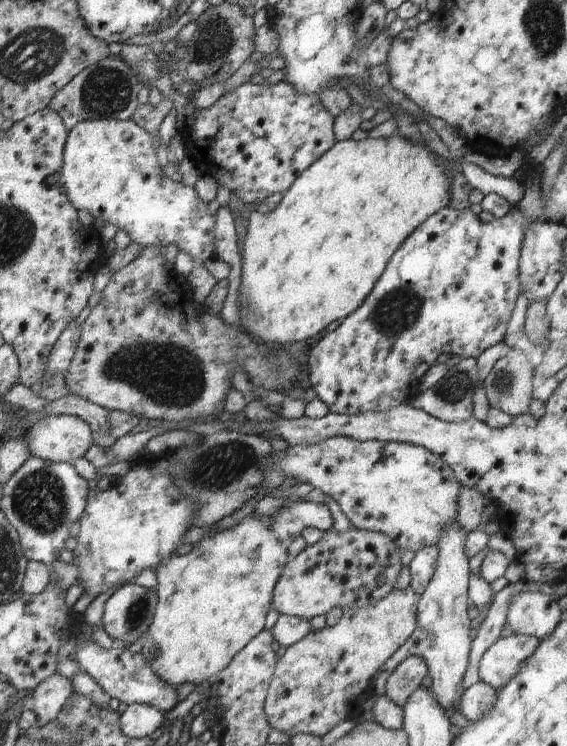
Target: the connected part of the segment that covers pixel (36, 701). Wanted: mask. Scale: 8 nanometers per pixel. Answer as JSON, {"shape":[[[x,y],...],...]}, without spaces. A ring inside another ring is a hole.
{"shape":[[[56,672],[43,680],[30,692],[33,698],[32,711],[36,713],[36,726],[46,726],[48,722],[61,716],[67,702],[74,694],[71,680]]]}

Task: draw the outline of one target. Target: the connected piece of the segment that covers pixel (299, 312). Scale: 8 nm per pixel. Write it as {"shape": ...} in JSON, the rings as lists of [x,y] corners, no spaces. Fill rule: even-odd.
{"shape":[[[392,135],[388,138],[367,137],[363,140],[349,139],[338,141],[330,150],[316,159],[300,176],[294,184],[283,194],[280,204],[271,213],[262,214],[257,210],[249,212],[245,222],[247,229],[243,232],[246,240],[243,246],[242,276],[239,288],[239,308],[241,313],[241,328],[248,328],[249,334],[262,338],[265,342],[298,342],[308,340],[324,330],[338,318],[346,318],[353,313],[370,294],[372,288],[388,264],[390,257],[400,248],[400,245],[420,226],[427,218],[439,210],[448,207],[451,200],[452,183],[448,181],[444,167],[437,161],[434,153],[428,146],[411,141],[402,135]]]}

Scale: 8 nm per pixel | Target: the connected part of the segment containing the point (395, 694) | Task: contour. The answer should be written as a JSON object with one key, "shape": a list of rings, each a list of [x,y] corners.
{"shape":[[[408,657],[387,678],[384,695],[403,708],[406,701],[420,688],[427,674],[428,669],[422,658]]]}

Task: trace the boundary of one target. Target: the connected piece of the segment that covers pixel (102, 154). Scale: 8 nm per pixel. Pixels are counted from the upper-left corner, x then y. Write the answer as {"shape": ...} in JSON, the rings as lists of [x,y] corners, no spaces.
{"shape":[[[132,118],[126,119],[125,121],[108,119],[83,120],[76,126],[73,126],[72,130],[69,130],[63,150],[62,168],[59,172],[61,184],[64,186],[64,191],[70,199],[70,202],[77,208],[77,210],[86,210],[86,212],[92,214],[93,218],[102,218],[102,220],[106,220],[106,222],[116,224],[119,229],[128,232],[128,236],[131,236],[132,242],[138,243],[144,248],[158,247],[160,249],[162,249],[162,247],[165,249],[168,244],[176,244],[180,251],[186,252],[188,256],[192,256],[196,265],[202,265],[205,260],[208,260],[208,258],[215,258],[216,255],[213,231],[215,217],[209,214],[208,205],[198,198],[193,186],[188,186],[188,182],[183,182],[178,176],[170,178],[162,174],[162,168],[158,166],[157,151],[152,147],[152,143],[153,134],[150,134],[150,131],[148,131],[147,128],[143,129],[138,126]]]}

